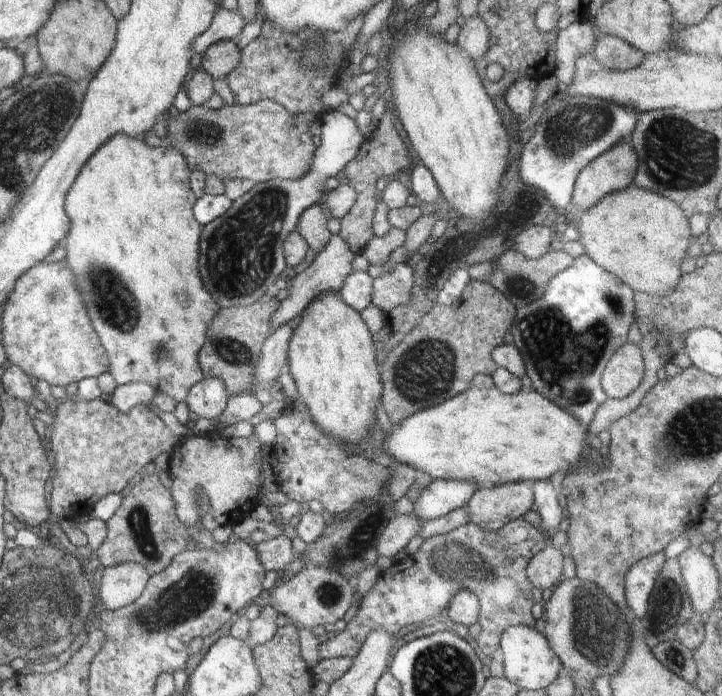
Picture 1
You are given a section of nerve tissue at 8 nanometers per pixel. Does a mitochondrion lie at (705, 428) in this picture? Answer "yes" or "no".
yes

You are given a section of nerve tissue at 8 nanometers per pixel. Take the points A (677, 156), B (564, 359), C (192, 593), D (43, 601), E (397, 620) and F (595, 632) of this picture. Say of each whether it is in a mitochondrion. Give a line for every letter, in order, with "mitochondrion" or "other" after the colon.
A: mitochondrion
B: mitochondrion
C: mitochondrion
D: mitochondrion
E: other
F: mitochondrion

